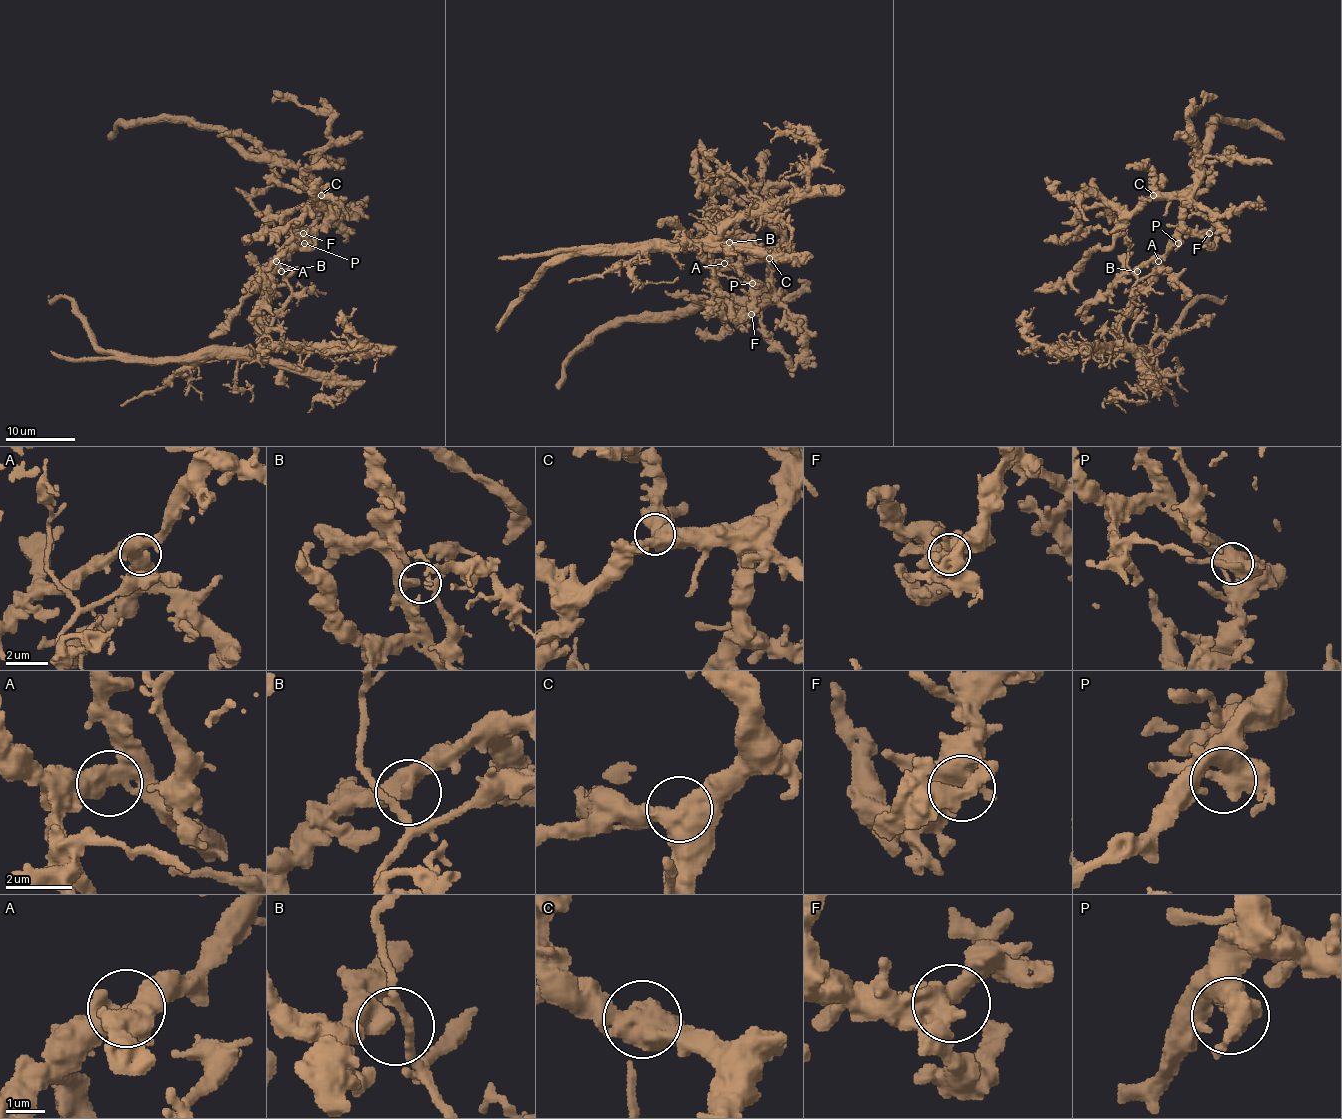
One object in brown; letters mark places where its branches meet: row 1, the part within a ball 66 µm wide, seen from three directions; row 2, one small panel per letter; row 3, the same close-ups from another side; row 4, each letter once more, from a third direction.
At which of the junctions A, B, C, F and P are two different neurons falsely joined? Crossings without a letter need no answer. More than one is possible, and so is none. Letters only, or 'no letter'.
no letter

